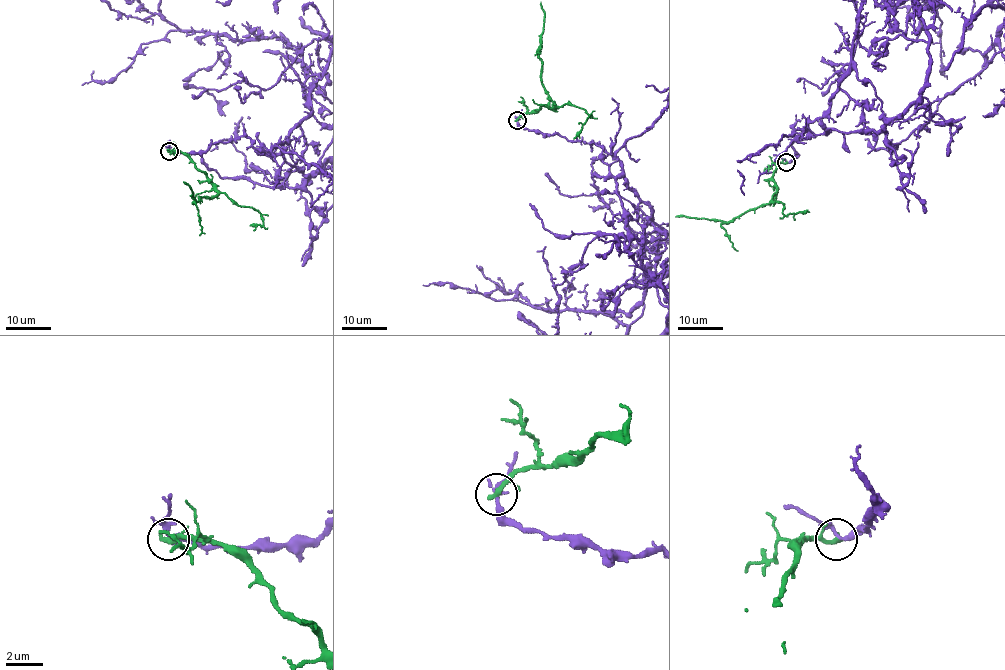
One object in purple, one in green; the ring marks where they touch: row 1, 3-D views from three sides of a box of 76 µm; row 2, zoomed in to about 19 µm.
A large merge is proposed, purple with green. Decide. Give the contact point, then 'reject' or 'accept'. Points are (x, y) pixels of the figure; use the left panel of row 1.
place (169, 151); reject

